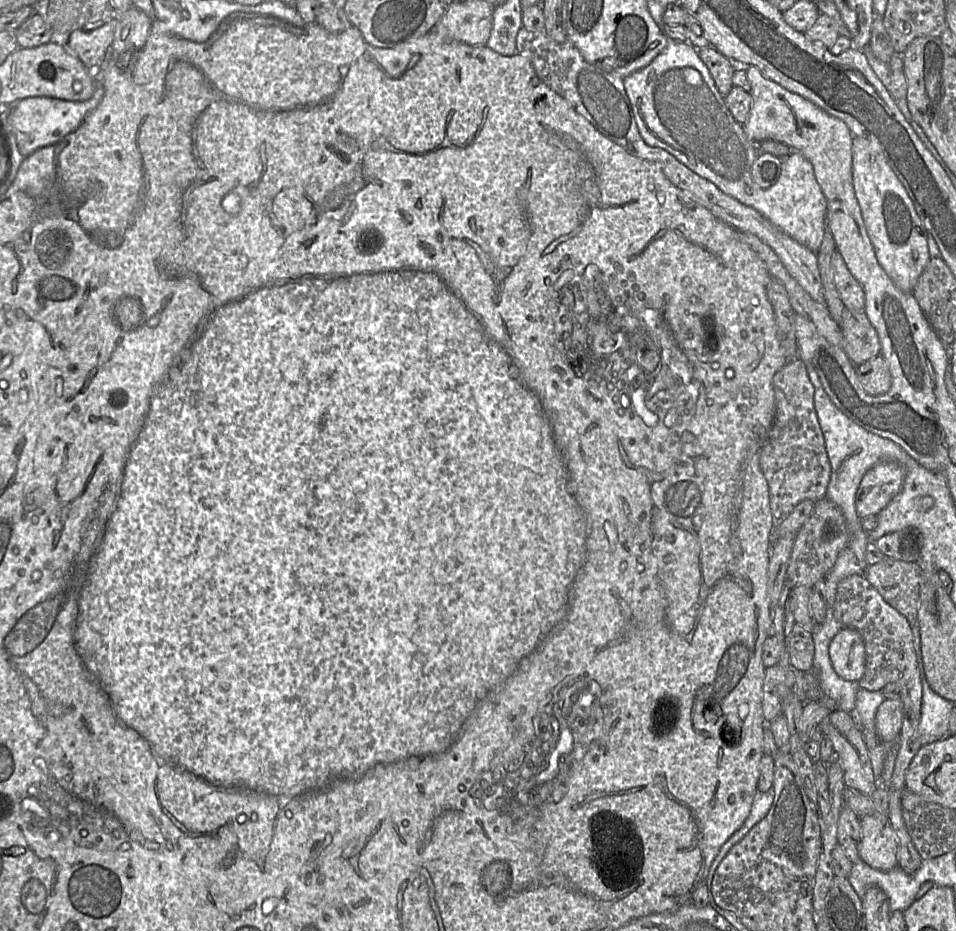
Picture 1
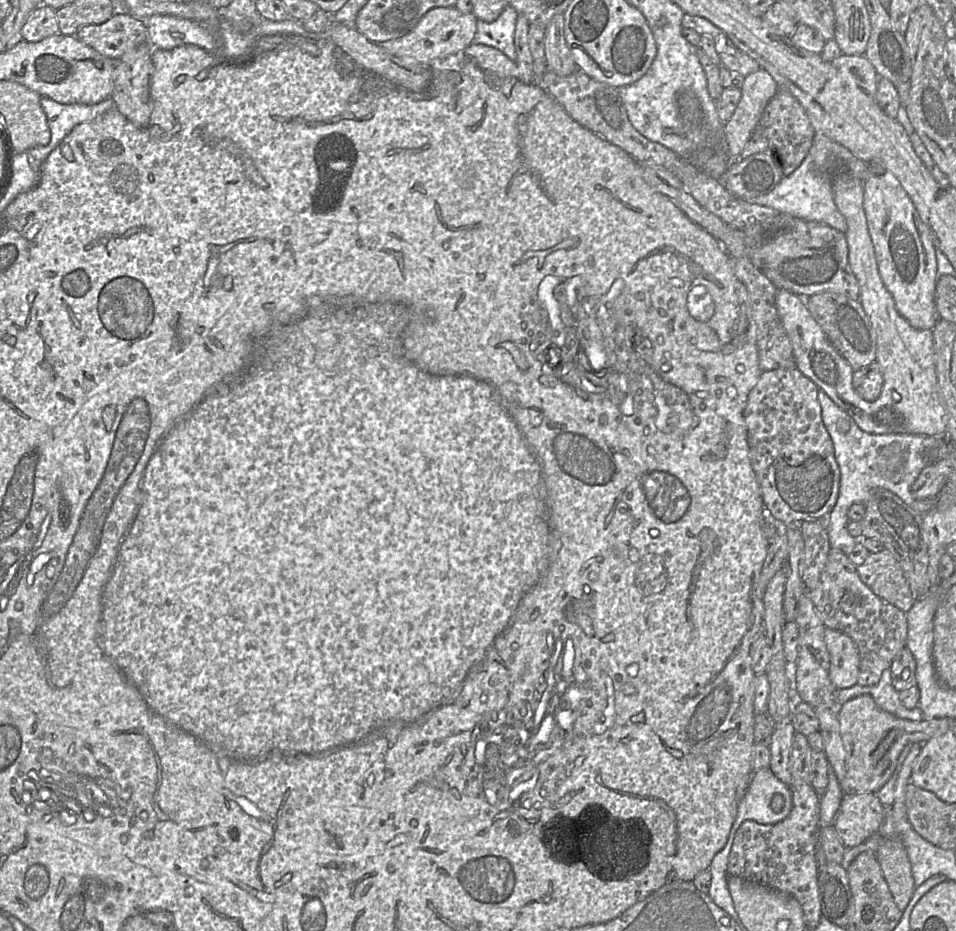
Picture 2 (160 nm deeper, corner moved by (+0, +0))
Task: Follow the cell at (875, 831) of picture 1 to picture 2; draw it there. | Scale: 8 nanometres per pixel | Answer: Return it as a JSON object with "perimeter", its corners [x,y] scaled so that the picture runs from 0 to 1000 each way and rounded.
{"perimeter":[[[884,852],[870,887],[885,911],[894,910],[918,894],[927,870],[915,852]]]}

